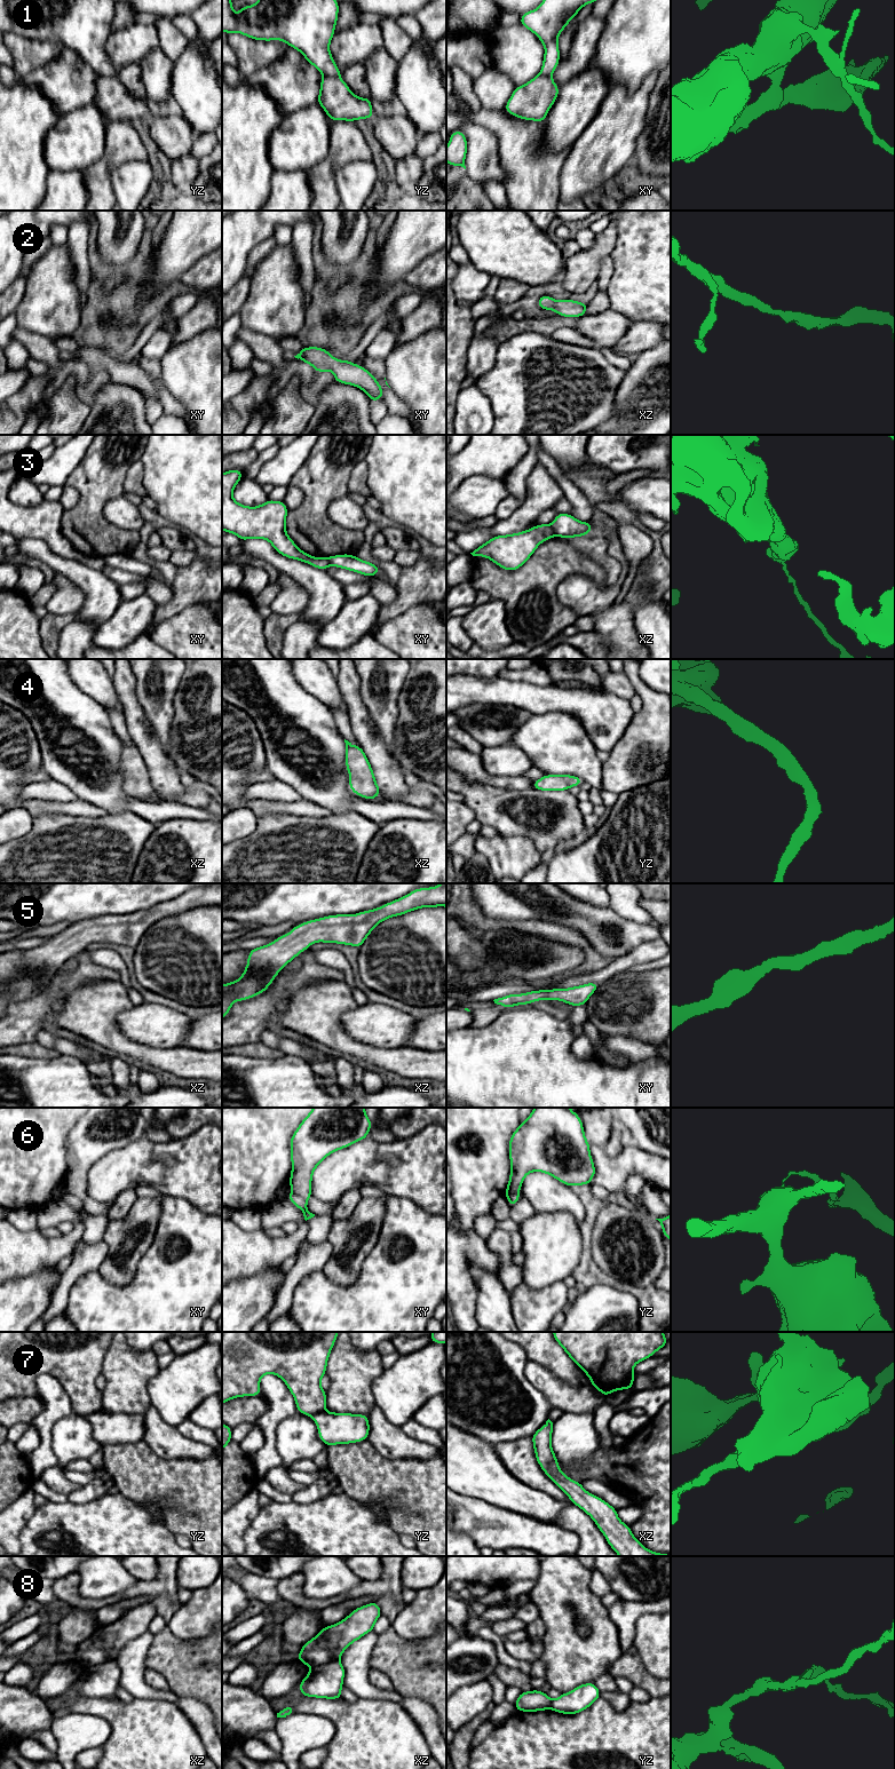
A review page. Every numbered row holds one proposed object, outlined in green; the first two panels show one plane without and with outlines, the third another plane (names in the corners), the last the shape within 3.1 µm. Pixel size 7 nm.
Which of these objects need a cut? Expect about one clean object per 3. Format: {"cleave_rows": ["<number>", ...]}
{"cleave_rows": ["1", "3", "6", "7", "8"]}

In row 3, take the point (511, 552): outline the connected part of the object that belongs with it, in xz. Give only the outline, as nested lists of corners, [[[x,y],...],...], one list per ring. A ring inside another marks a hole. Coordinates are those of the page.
[[[537,524],[523,532],[494,536],[470,554],[486,557],[504,570],[515,571],[531,557],[541,542],[554,536],[551,525]]]

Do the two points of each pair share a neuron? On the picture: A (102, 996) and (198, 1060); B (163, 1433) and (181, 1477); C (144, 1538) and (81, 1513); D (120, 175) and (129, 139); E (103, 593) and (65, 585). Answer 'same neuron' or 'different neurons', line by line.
A: same neuron
B: different neurons
C: same neuron
D: different neurons
E: different neurons

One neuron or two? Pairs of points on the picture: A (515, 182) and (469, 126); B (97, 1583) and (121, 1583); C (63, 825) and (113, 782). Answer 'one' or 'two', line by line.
A: two
B: one
C: two

